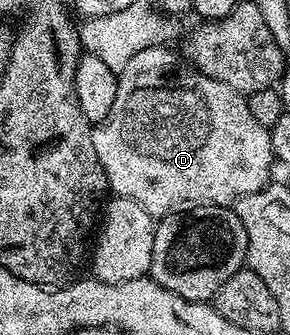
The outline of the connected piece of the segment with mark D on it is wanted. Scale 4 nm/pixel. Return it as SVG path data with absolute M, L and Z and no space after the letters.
M153 47L141 50L140 53L128 62L127 67L118 73L119 85L117 86L117 99L113 102L113 110L104 118L103 123L94 125L91 137L93 138L93 150L97 150L97 158L107 175L107 182L110 191L116 197L124 196L130 200L135 200L153 218L162 218L178 213L188 206L231 206L236 200L240 200L245 194L253 194L261 190L272 179L270 168L273 165L271 155L271 134L268 128L261 126L253 114L249 114L247 96L242 92L235 92L225 82L208 80L206 78L195 78L192 84L187 84L184 88L136 88L138 68L143 72L159 72L163 68L162 47Z

